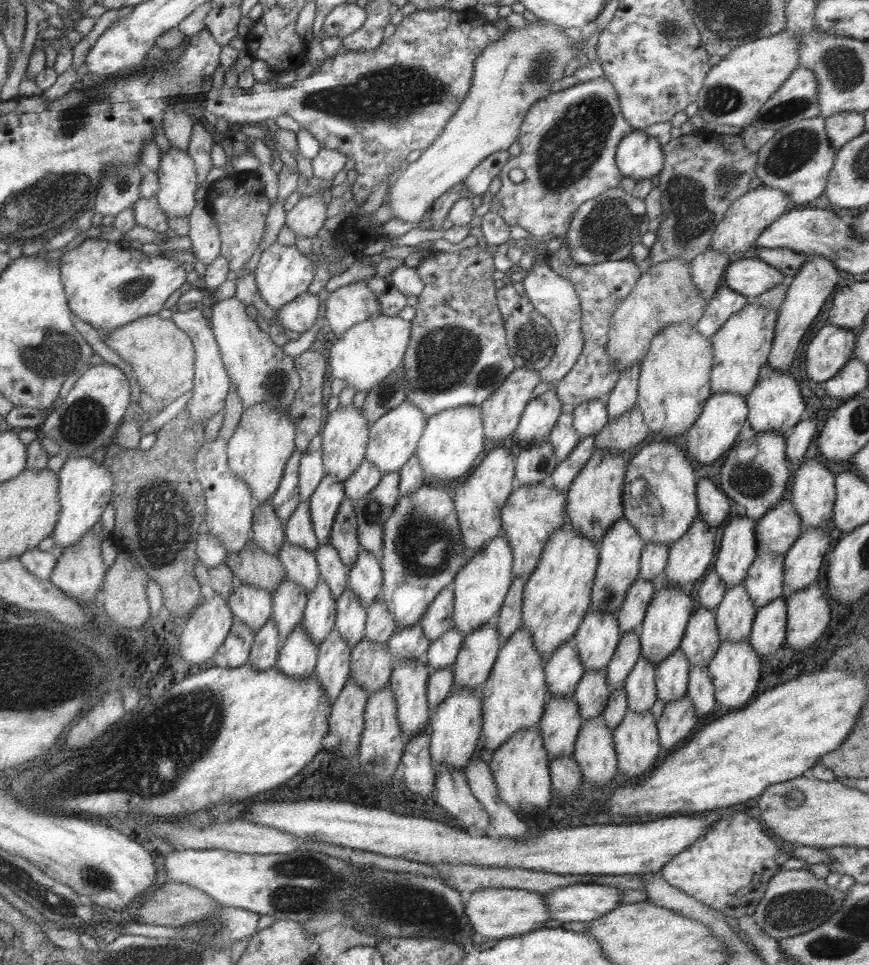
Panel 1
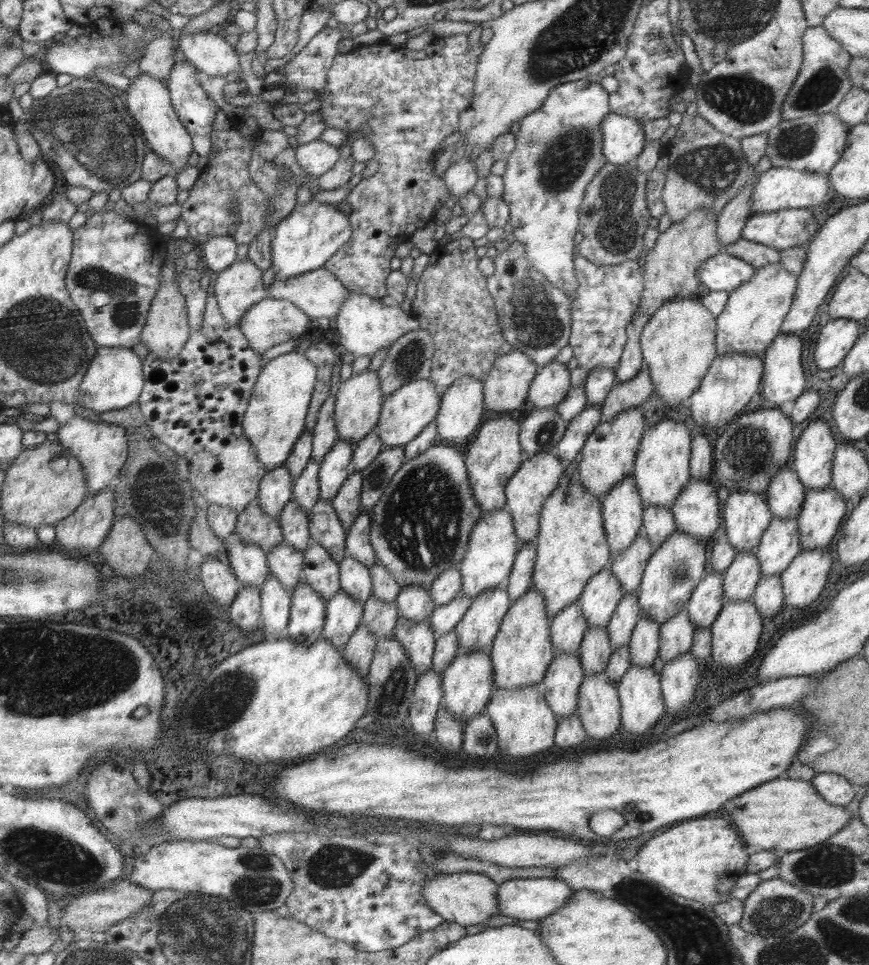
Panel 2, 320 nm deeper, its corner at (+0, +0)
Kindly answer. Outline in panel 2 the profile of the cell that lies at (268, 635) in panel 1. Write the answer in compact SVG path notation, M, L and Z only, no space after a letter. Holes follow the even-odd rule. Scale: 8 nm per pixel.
M267 574L260 586L260 624L266 638L279 638L288 623L291 595L280 582Z

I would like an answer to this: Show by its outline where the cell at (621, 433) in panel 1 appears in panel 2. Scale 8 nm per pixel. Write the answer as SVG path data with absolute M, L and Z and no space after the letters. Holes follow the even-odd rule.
M642 366L633 378L625 382L615 382L611 387L600 406L603 418L601 421L610 419L629 407L641 407L648 400L648 396L652 395L653 390L649 373L646 367Z

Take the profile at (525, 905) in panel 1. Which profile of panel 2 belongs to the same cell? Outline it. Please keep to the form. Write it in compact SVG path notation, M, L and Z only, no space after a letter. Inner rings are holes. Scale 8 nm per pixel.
M452 872L441 873L437 877L431 877L420 892L422 900L426 905L438 914L444 921L455 922L455 924L464 926L473 926L473 924L486 924L487 918L492 914L500 914L497 906L496 890L498 884L483 873L474 872Z

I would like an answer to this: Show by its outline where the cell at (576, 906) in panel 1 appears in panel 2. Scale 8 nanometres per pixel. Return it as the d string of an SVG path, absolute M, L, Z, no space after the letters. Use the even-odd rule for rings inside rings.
M514 878L498 884L497 906L503 916L538 921L563 906L573 891L555 878Z

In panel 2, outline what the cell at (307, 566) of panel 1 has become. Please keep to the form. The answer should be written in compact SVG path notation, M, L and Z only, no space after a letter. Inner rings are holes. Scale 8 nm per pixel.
M289 500L278 516L279 528L283 537L283 543L305 550L310 539L308 530L309 518L303 510L299 510L299 504L295 500Z

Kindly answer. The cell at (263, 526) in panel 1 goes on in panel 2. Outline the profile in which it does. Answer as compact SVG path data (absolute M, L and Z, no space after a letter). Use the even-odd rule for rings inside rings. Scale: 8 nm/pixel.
M285 464L264 471L256 500L265 516L278 518L283 506L293 498L292 484L292 476Z

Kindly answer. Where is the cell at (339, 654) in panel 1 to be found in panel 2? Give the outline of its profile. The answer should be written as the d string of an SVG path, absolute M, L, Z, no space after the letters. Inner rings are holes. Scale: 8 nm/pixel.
M339 588L326 600L325 606L322 637L341 652L345 642L362 620L362 604Z

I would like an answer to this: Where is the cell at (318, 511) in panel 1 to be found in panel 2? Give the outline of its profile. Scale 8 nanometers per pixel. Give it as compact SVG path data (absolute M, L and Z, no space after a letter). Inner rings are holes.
M337 438L333 446L323 456L318 470L319 500L330 502L345 479L355 471L352 461L352 450L349 441Z

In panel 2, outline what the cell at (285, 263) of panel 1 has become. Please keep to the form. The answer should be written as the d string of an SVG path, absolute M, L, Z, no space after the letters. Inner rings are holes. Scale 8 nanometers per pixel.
M311 198L308 202L302 205L295 205L291 212L282 218L274 226L274 237L271 241L271 267L275 273L274 280L284 281L288 278L297 276L298 274L303 274L317 268L321 268L323 263L330 257L333 253L349 240L351 236L351 216L345 216L334 204L319 203L315 199Z

